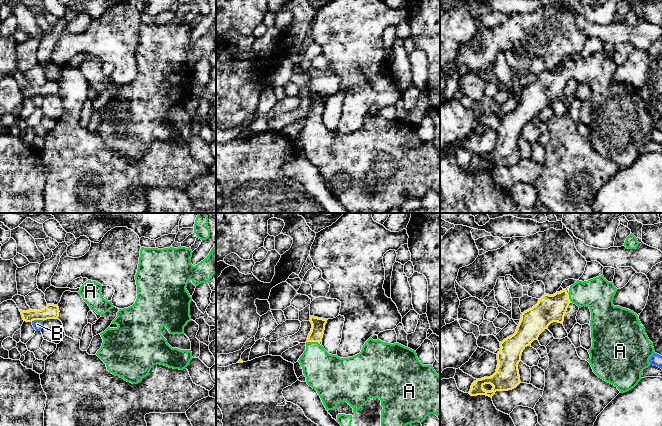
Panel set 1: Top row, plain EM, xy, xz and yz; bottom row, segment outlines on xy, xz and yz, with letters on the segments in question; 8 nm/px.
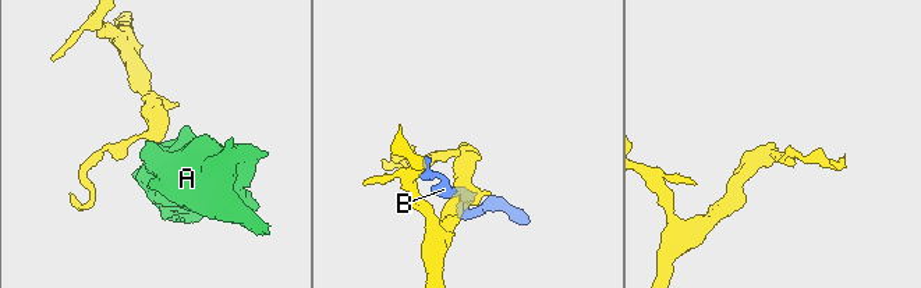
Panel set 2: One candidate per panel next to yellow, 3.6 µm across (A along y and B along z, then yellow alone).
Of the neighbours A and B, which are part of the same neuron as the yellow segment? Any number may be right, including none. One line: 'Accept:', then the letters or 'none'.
Accept: A

